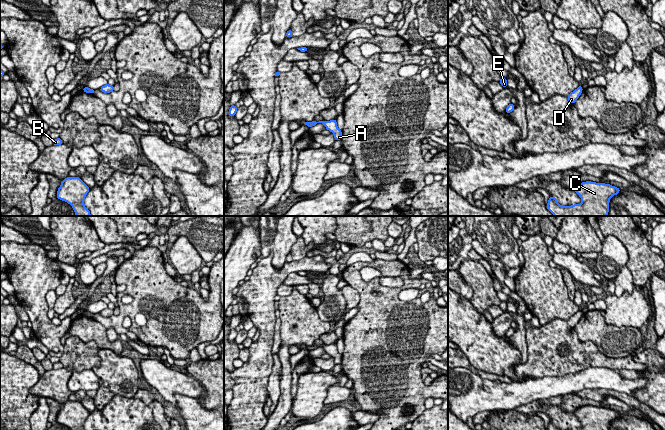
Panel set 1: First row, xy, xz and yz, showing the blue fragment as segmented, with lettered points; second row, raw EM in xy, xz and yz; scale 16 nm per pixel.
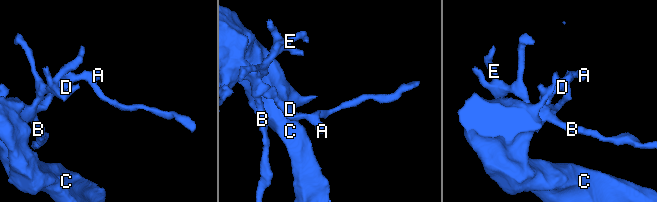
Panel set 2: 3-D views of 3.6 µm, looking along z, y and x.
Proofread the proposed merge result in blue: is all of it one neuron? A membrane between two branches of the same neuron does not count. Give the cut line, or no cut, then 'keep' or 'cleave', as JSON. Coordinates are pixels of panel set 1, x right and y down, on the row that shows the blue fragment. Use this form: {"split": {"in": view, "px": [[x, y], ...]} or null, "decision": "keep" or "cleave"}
{"split": null, "decision": "keep"}

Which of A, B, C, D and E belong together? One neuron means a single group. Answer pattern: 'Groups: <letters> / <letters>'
Groups: A B C D E

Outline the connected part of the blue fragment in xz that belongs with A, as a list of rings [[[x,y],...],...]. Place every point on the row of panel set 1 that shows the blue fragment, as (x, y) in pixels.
[[[335,119],[330,120],[330,121],[312,121],[312,122],[305,122],[304,124],[308,127],[312,127],[317,125],[318,123],[322,123],[327,130],[332,132],[334,134],[334,139],[335,140],[342,140],[342,131],[338,129],[337,126],[337,121]]]

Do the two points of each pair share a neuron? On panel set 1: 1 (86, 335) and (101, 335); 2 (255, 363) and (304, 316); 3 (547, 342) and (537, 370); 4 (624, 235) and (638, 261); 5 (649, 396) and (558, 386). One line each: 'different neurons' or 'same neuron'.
1: same neuron
2: different neurons
3: same neuron
4: same neuron
5: different neurons

